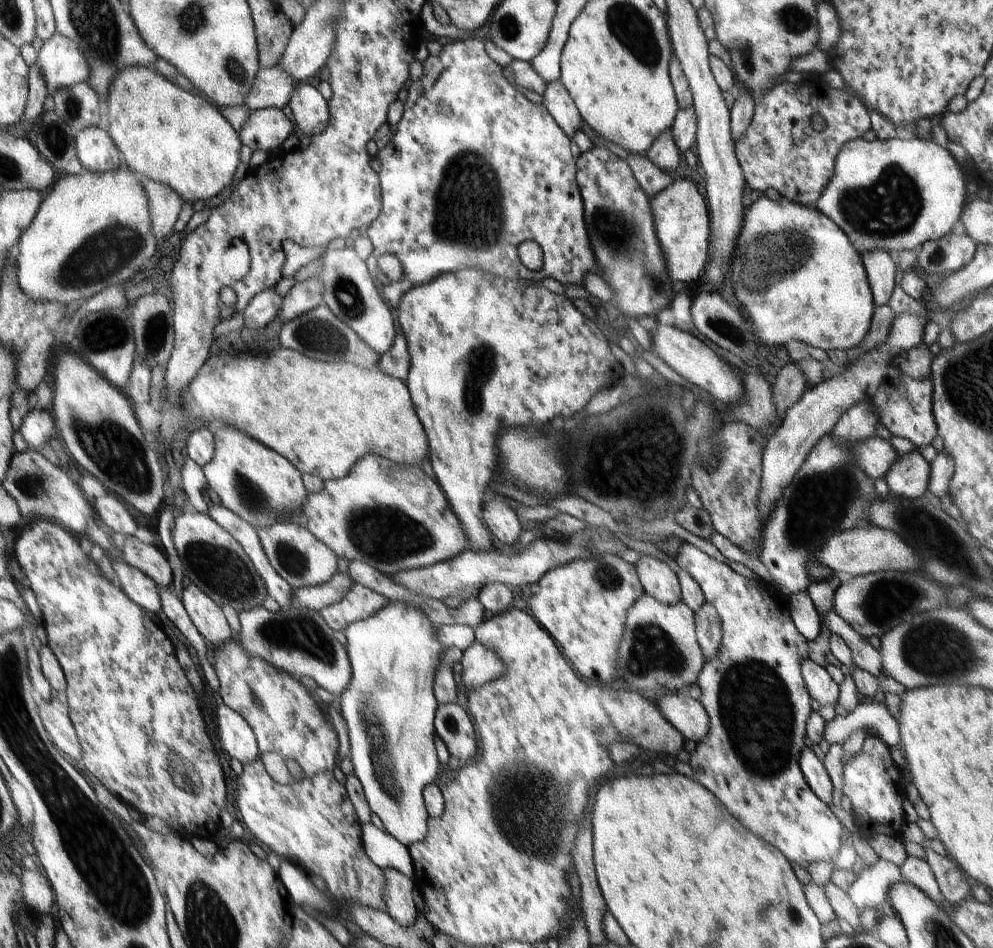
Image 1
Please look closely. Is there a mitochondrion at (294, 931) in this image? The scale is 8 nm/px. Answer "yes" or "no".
no

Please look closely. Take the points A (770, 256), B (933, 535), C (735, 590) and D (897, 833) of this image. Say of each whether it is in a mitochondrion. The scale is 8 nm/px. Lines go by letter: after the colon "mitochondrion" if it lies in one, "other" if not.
A: mitochondrion
B: mitochondrion
C: other
D: other

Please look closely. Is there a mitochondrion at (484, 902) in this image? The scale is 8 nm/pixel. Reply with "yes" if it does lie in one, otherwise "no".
no

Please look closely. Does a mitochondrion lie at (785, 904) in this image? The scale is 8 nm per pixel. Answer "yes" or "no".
no

